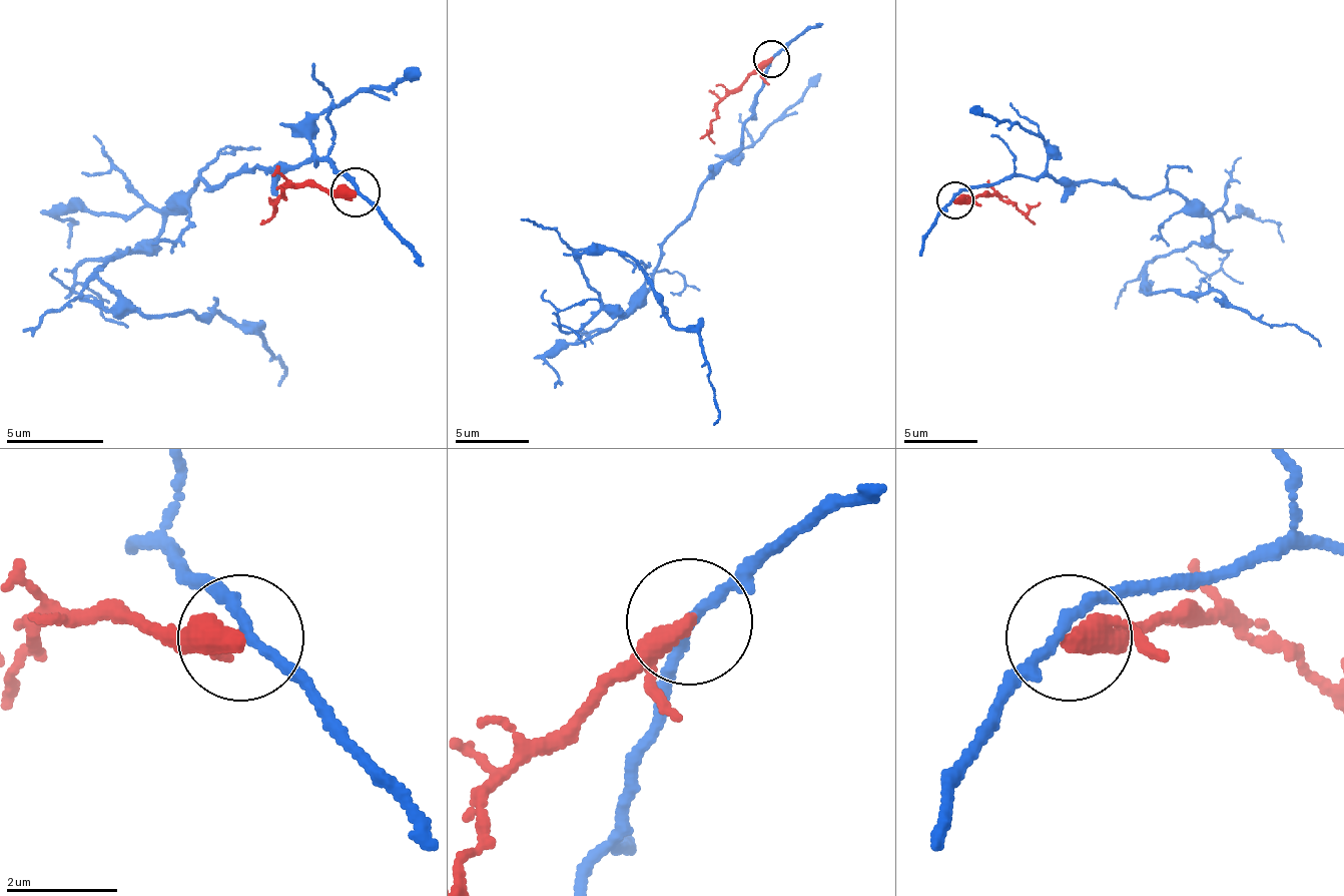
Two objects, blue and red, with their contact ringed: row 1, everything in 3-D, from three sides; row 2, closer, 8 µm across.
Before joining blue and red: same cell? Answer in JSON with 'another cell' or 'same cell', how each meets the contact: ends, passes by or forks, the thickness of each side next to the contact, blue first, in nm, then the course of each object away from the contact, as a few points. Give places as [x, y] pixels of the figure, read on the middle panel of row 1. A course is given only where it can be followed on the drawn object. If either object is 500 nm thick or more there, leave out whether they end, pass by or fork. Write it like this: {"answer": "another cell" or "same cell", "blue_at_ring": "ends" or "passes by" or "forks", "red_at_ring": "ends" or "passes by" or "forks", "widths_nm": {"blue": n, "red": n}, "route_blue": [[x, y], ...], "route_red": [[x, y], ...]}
{"answer": "another cell", "blue_at_ring": "passes by", "red_at_ring": "ends", "widths_nm": {"blue": 180, "red": 440}, "route_blue": [[770, 59], [744, 144], [704, 181], [626, 315], [578, 252], [623, 252], [700, 337], [715, 425]], "route_red": [[770, 59], [719, 104], [719, 115], [711, 126], [715, 144]]}

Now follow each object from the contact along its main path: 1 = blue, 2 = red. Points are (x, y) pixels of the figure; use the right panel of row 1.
1: (955, 199), (1041, 176), (1178, 191), (1211, 233), (1148, 262), (1148, 292), (1218, 292), (1321, 347)
2: (955, 199), (1012, 199), (1023, 210), (1041, 202)

